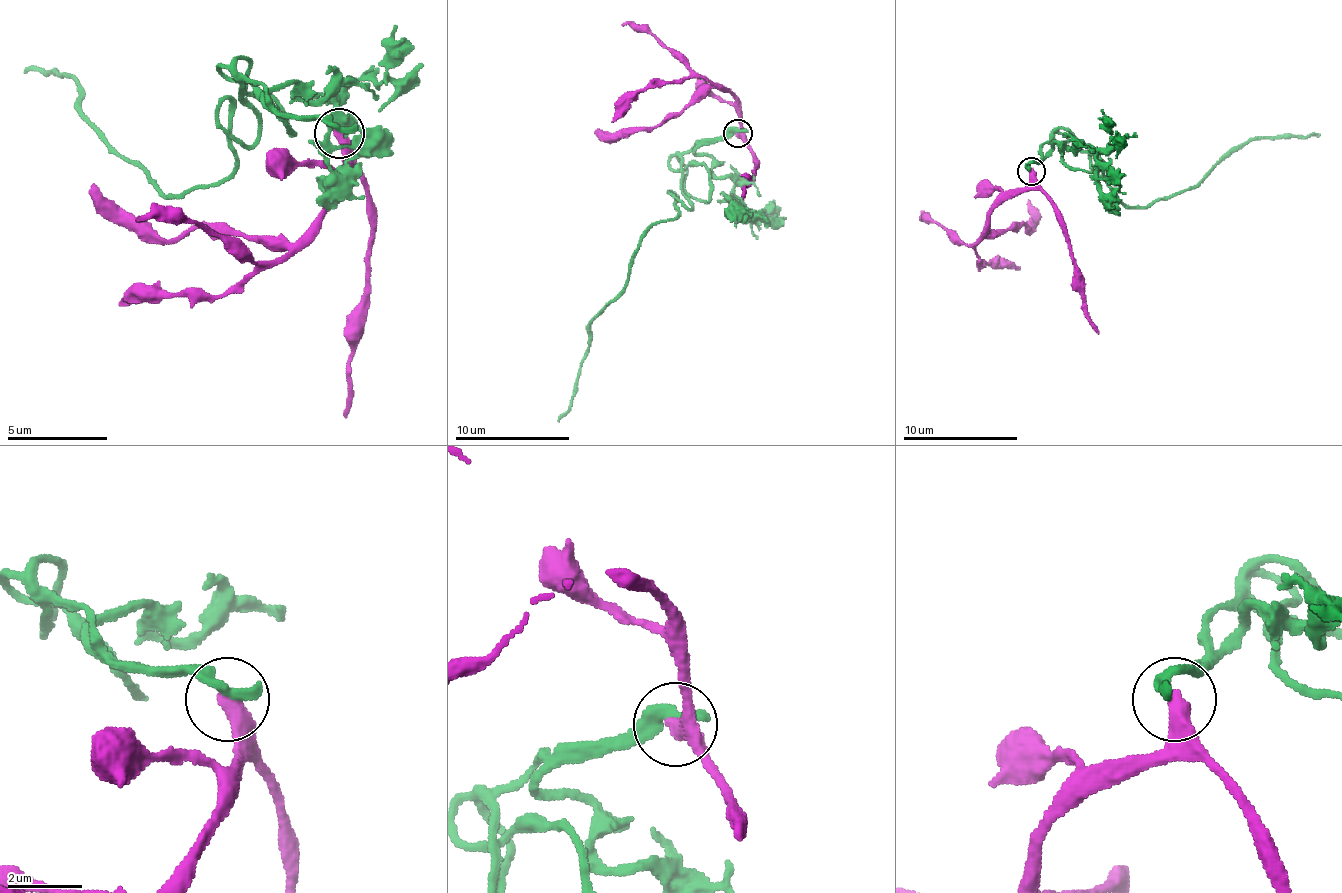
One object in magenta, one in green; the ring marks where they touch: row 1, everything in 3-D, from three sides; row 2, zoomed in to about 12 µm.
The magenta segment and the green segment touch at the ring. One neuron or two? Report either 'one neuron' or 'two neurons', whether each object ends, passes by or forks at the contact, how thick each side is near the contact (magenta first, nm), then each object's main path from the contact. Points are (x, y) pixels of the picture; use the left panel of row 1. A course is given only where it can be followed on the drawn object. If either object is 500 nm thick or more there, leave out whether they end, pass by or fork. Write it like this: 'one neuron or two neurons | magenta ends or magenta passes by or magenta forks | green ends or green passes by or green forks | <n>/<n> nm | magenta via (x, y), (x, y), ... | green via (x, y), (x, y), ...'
two neurons | 550/360 nm | magenta via (337, 134), (342, 149), (342, 184), (297, 239), (277, 244), (197, 229), (172, 239), (142, 239), (87, 189) | green via (337, 129), (282, 114), (242, 84), (237, 164), (167, 194), (82, 114), (72, 79), (22, 74)

